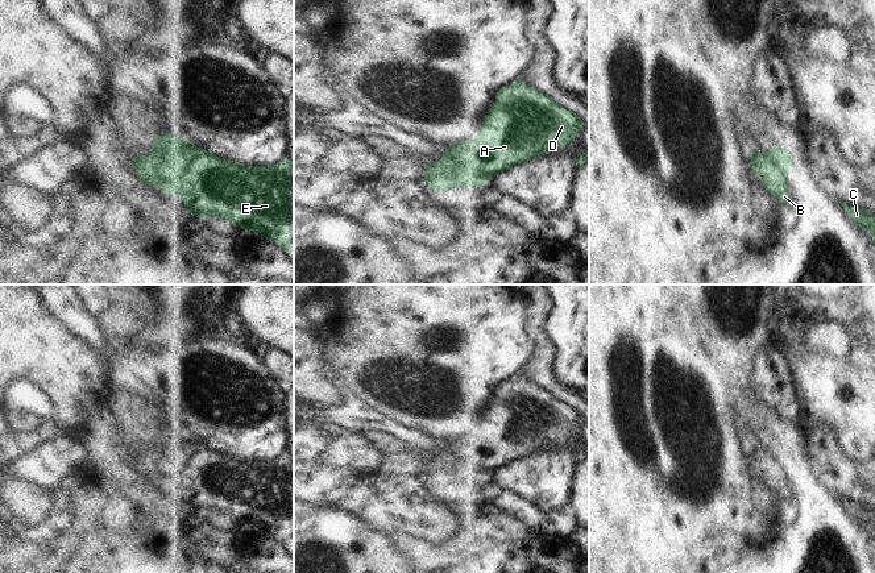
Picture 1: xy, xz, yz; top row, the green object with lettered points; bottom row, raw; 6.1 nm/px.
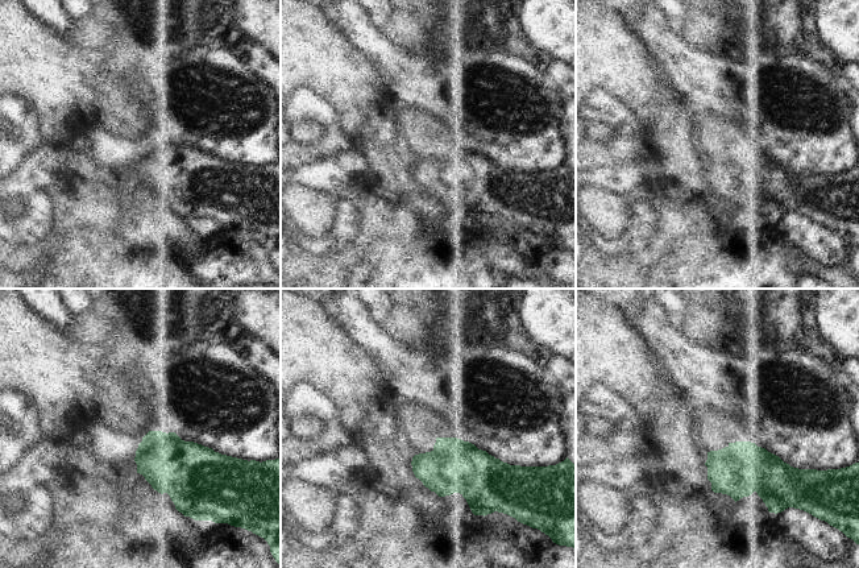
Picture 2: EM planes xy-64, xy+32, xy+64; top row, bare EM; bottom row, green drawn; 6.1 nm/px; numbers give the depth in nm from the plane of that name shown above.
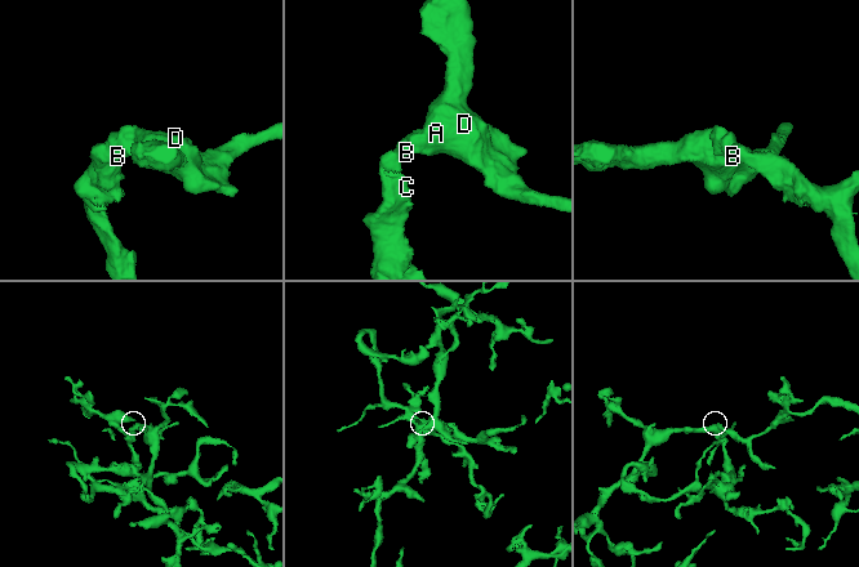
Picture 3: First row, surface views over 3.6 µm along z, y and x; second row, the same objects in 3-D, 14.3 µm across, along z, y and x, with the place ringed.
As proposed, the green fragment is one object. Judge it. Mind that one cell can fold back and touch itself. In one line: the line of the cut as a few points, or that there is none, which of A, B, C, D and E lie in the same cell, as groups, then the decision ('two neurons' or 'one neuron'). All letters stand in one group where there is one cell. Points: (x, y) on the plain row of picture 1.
cut none; groups A B C D E; one neuron

